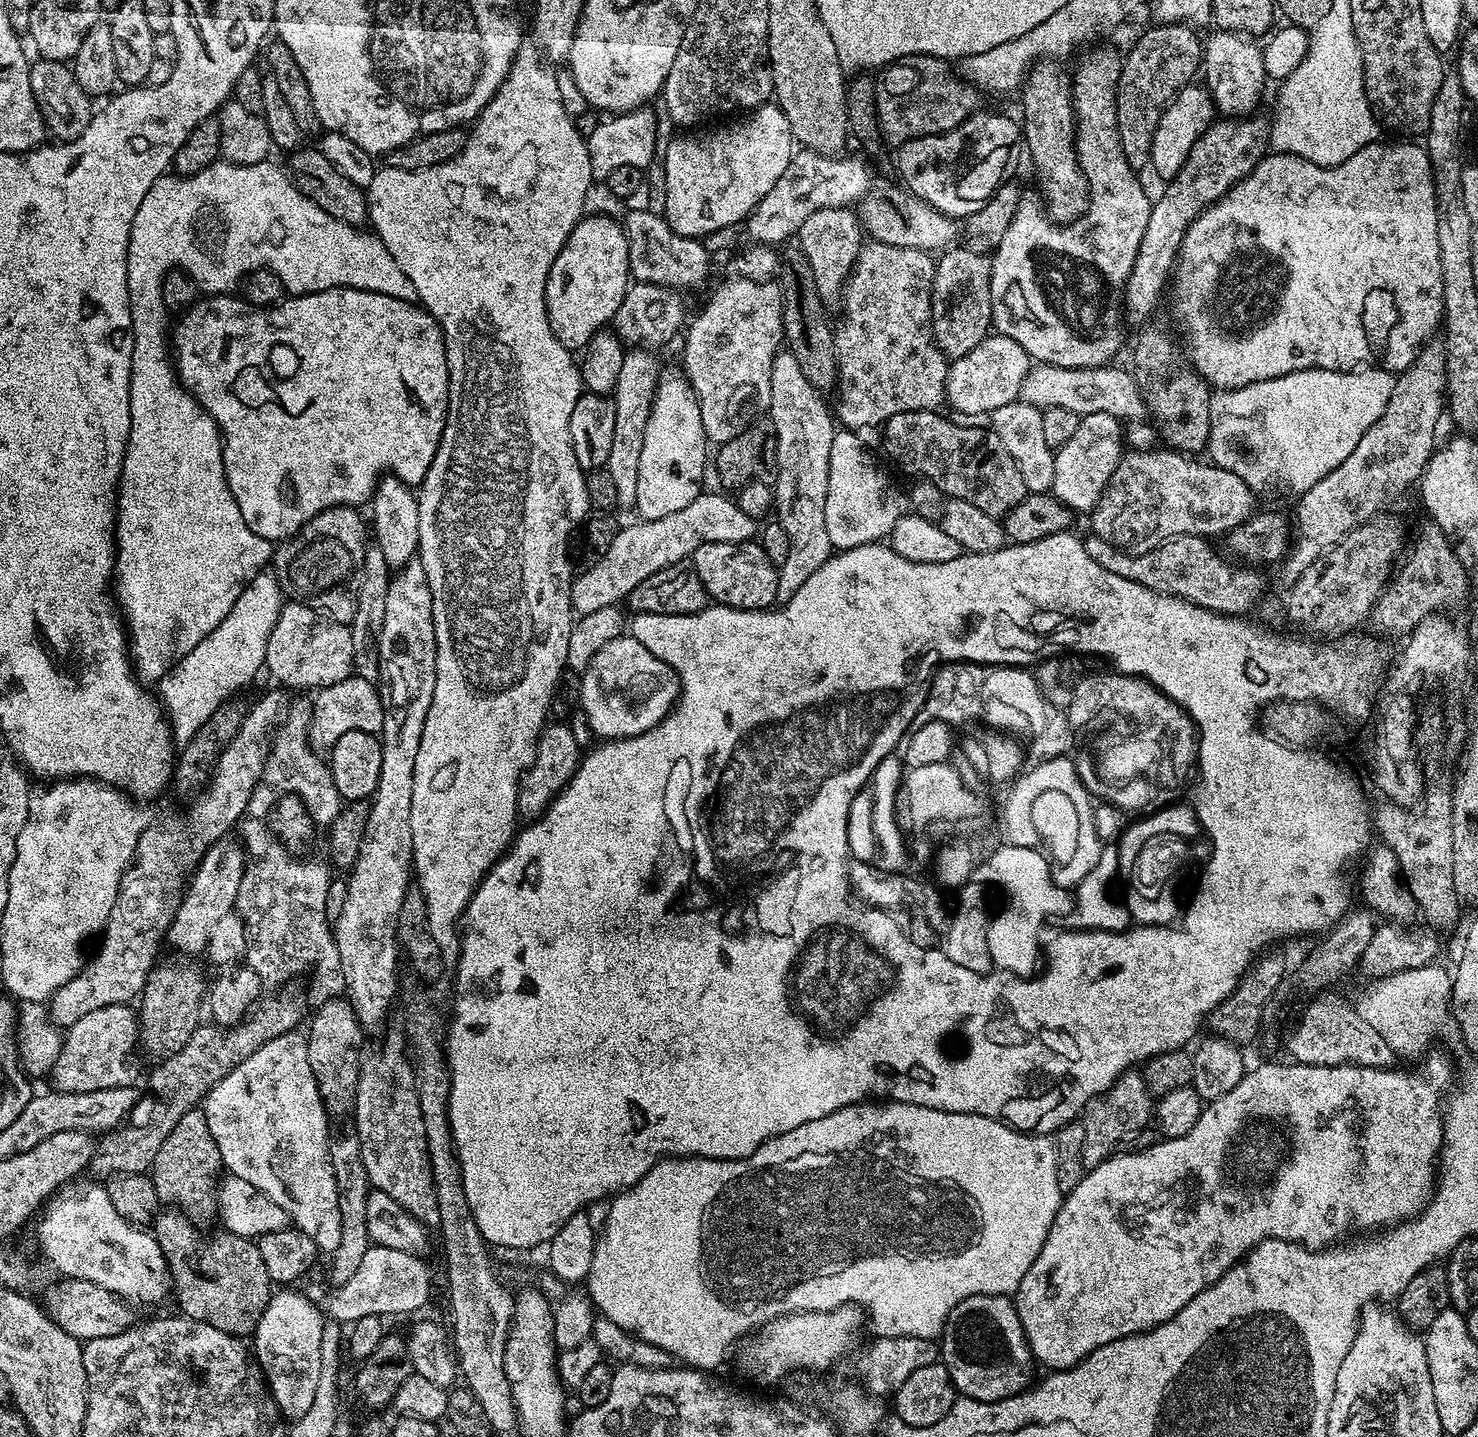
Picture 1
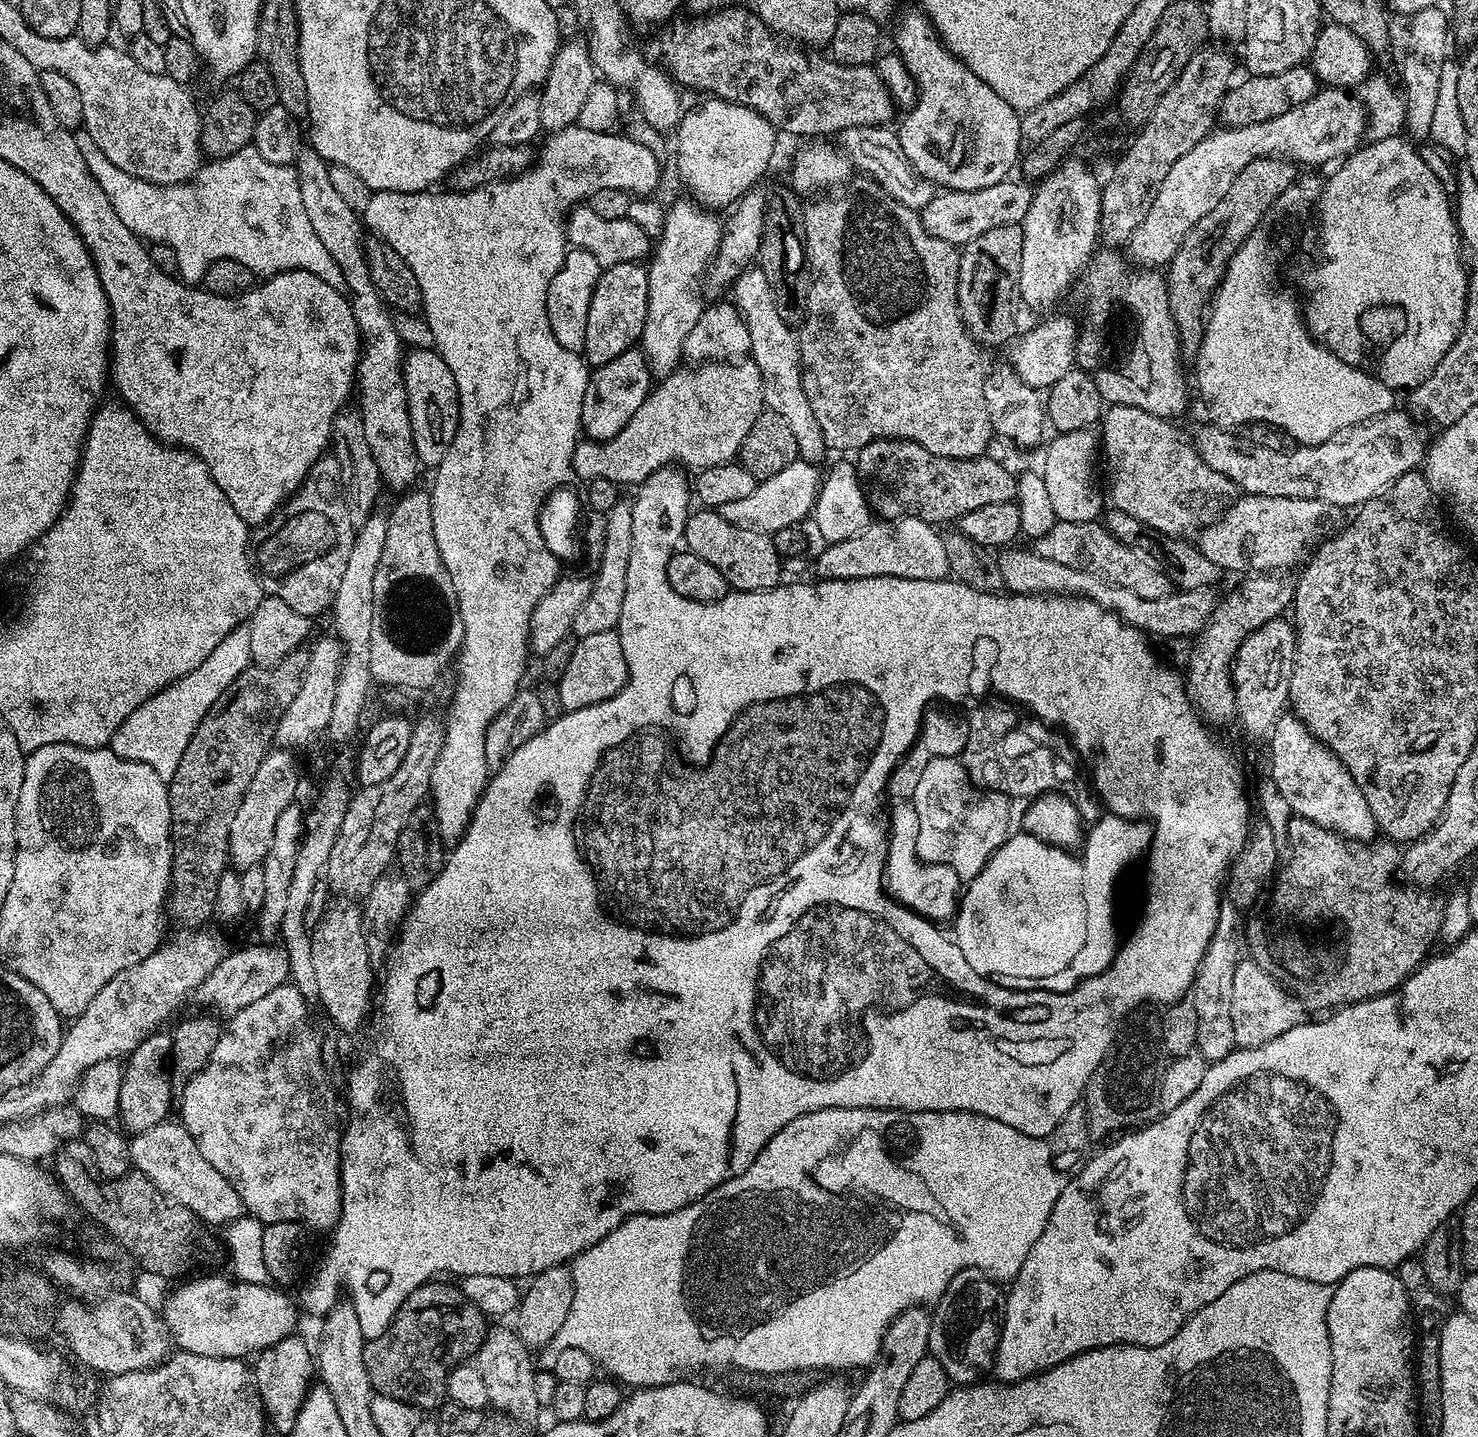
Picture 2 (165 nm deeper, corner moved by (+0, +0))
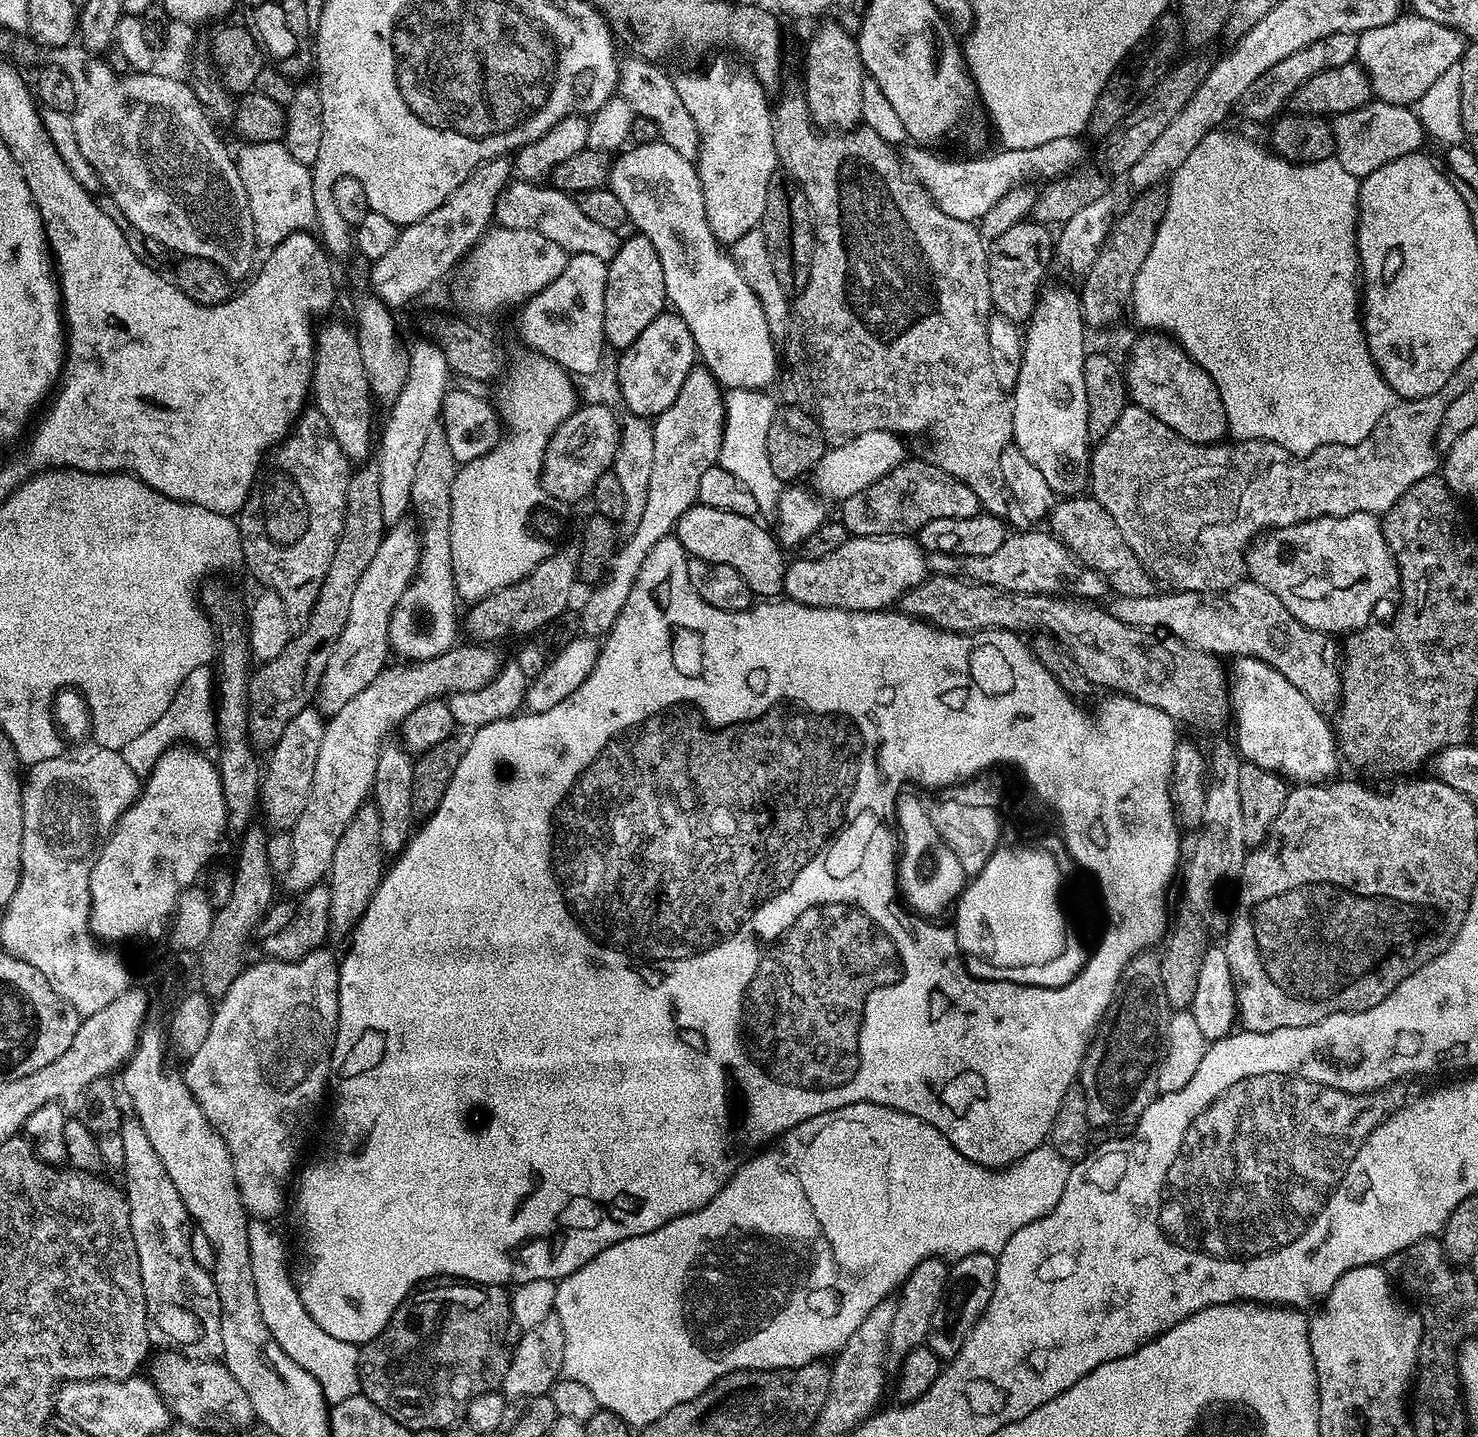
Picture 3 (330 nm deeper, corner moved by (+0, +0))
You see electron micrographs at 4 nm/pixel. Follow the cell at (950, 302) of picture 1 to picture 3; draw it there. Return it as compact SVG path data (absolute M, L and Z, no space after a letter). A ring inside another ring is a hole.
M1028 218L1011 226L1010 230L987 245L992 307L999 315L1019 325L1031 321L1042 292L1040 283L1048 272L1048 263L1054 260L1054 236L1048 232L1051 232L1049 225L1038 224Z

